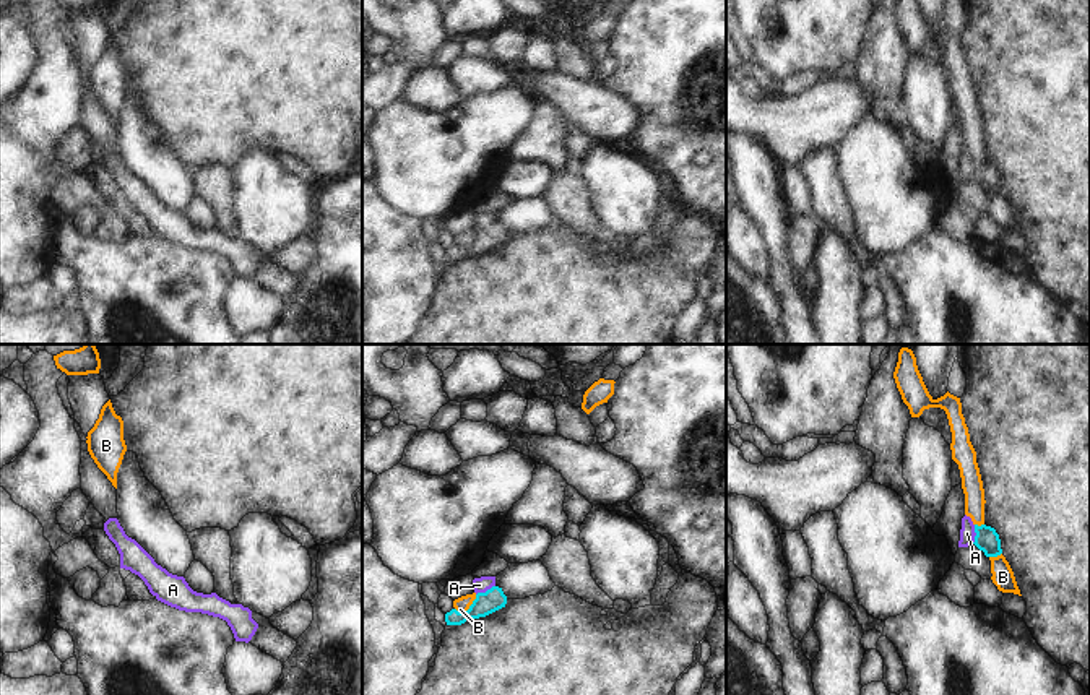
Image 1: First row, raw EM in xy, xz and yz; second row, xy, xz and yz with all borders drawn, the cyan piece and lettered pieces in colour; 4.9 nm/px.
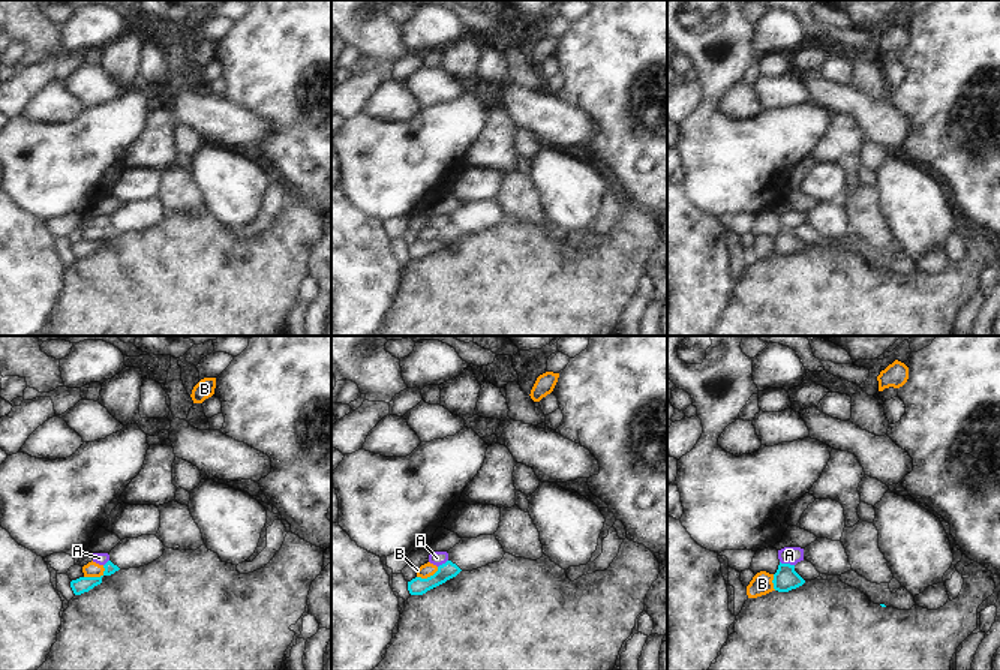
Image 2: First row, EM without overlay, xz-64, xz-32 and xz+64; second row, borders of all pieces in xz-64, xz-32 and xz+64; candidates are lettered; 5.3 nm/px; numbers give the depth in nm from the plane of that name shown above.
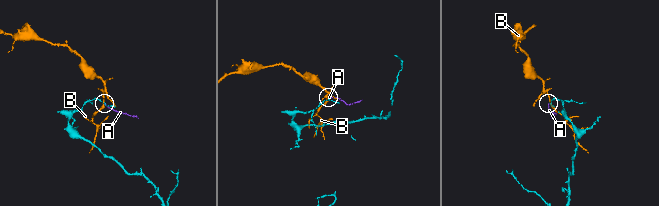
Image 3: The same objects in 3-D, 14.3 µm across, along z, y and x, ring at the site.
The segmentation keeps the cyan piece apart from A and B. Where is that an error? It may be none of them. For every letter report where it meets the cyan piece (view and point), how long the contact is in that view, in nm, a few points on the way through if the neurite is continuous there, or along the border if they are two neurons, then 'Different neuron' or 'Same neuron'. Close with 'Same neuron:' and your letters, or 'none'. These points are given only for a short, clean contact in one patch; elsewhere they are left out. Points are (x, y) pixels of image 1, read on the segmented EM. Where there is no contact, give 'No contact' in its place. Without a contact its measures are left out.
A: Touches cyan at xz (486, 591). Shared border 110 nm. Boundary: xz (494, 585), (476, 595). Different neuron
B: Touches cyan at xz (470, 608). Shared border 130 nm. Different neuron
Same neuron: none.

